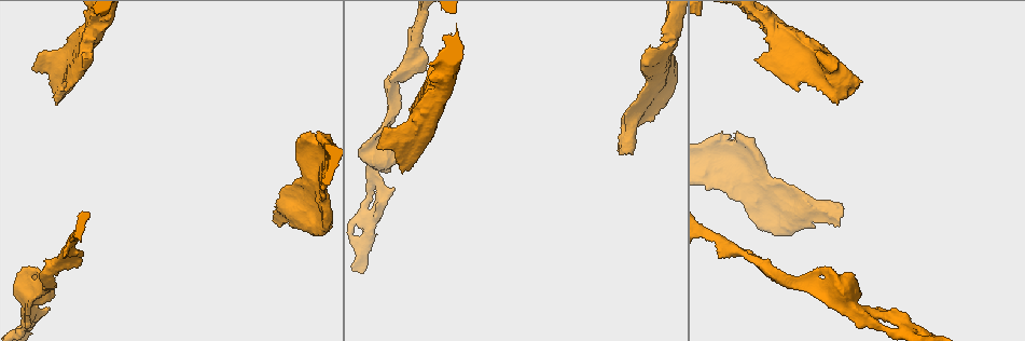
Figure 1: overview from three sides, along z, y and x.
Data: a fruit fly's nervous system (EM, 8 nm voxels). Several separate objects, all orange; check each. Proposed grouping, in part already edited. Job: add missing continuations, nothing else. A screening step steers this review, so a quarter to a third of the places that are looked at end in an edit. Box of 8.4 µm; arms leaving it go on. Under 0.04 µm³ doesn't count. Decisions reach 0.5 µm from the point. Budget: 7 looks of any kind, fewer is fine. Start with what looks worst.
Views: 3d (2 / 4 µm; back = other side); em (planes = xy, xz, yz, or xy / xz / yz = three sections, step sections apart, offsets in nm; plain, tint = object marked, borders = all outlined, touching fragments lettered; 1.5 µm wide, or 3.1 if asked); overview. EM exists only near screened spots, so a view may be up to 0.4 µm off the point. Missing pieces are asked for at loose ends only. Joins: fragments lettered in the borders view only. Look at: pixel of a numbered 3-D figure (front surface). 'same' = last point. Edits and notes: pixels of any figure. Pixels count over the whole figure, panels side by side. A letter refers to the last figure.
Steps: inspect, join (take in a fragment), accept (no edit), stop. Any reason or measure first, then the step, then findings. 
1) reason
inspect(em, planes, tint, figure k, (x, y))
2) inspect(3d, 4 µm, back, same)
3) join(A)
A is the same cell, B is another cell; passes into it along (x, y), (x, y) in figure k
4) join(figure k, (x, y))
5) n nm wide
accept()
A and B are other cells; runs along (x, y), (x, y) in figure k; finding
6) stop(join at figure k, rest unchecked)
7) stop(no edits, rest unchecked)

an open end
inspect(3d, 4 µm, figure 1, (80, 253))

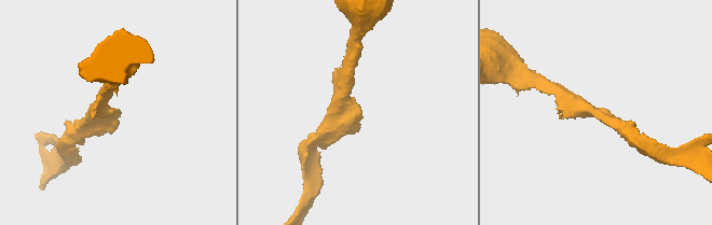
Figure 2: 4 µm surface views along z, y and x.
need the tissue
inspect(em, planes, plain, figure 2, (119, 116))

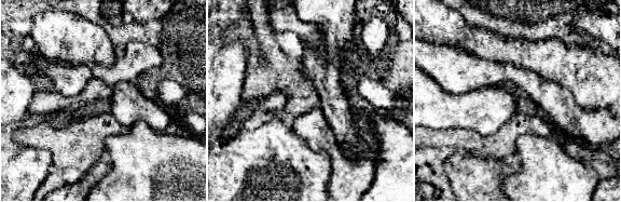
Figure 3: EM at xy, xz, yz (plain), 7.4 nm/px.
inspect(em, planes, borders, same)

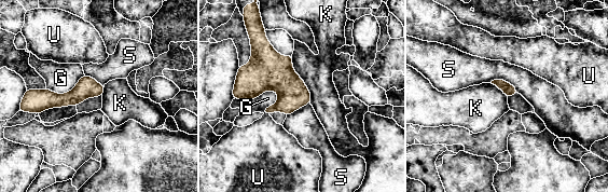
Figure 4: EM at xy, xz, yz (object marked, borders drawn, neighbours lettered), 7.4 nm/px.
K touches over 380 nm
accept()
G, K, S and U are other cells; border along (291, 55), (311, 103) in figure 4; no lettered fragment goes on from it

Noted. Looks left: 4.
an open end
inspect(em, planes, borders, figure 1, (303, 133))

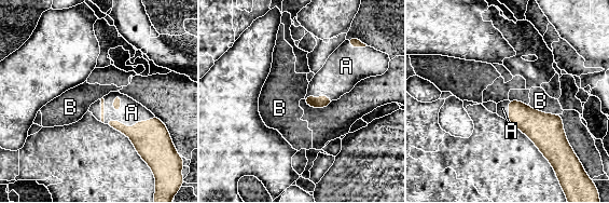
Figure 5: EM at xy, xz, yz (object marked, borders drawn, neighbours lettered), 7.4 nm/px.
join(A)
A is the same cell, B is another cell; passes into it along (147, 136), (118, 121), (132, 112) in figure 5; the neuron continues

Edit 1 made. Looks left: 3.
stop(join at figure 5, rest unchecked)

